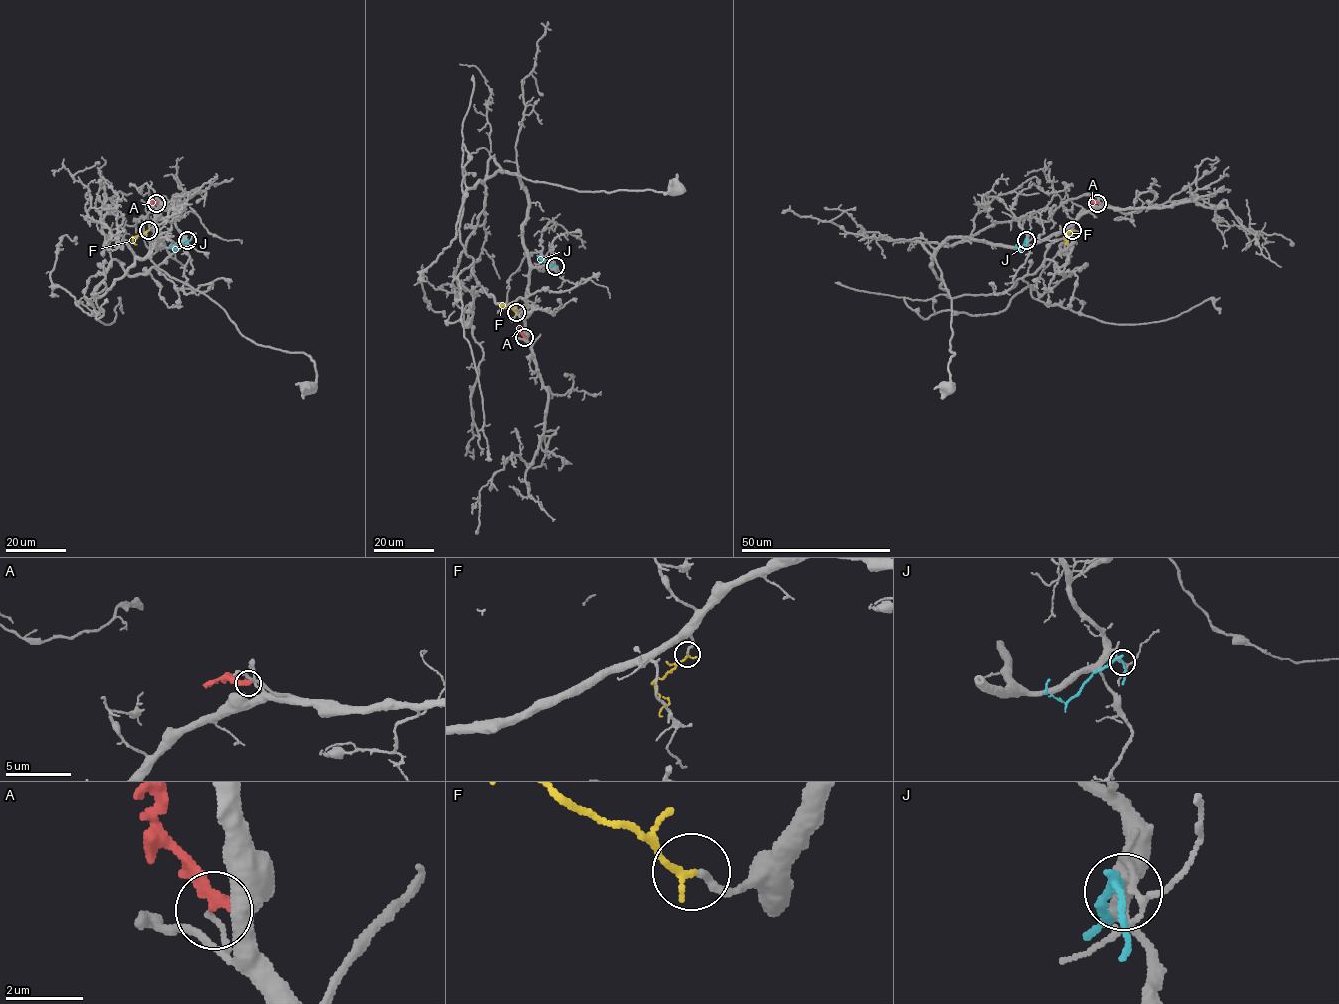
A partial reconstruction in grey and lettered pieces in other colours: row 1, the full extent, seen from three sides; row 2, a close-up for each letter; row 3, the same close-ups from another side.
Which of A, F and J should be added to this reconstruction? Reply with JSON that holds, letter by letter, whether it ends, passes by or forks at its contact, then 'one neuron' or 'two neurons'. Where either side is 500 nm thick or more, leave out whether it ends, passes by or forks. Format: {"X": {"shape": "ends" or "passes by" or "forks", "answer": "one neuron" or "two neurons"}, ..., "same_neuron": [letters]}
{"A": {"shape": "ends", "answer": "two neurons"}, "F": {"shape": "ends", "answer": "one neuron"}, "J": {"shape": "passes by", "answer": "two neurons"}, "same_neuron": ["F"]}

